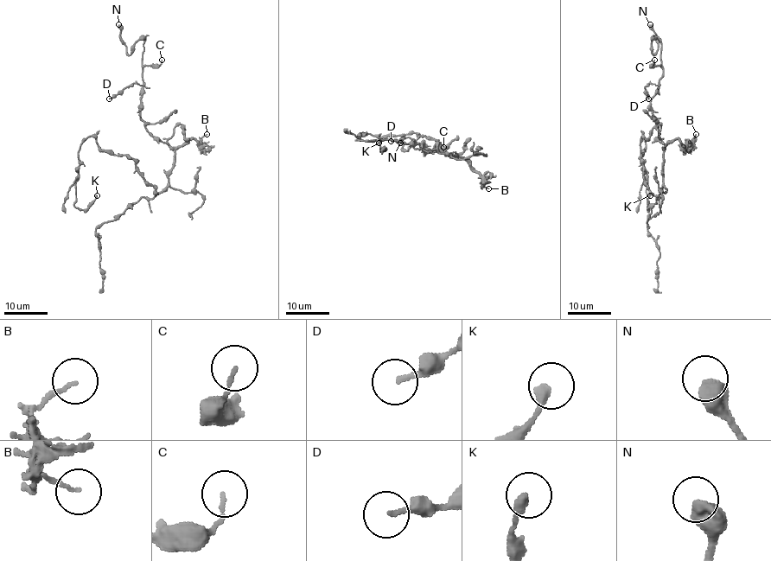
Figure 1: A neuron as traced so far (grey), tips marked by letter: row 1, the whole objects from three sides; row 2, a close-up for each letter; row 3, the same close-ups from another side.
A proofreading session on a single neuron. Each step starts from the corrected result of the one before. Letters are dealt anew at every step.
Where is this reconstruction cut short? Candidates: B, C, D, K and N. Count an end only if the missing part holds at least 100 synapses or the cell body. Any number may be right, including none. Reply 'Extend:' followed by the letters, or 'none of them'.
Extend: none of them

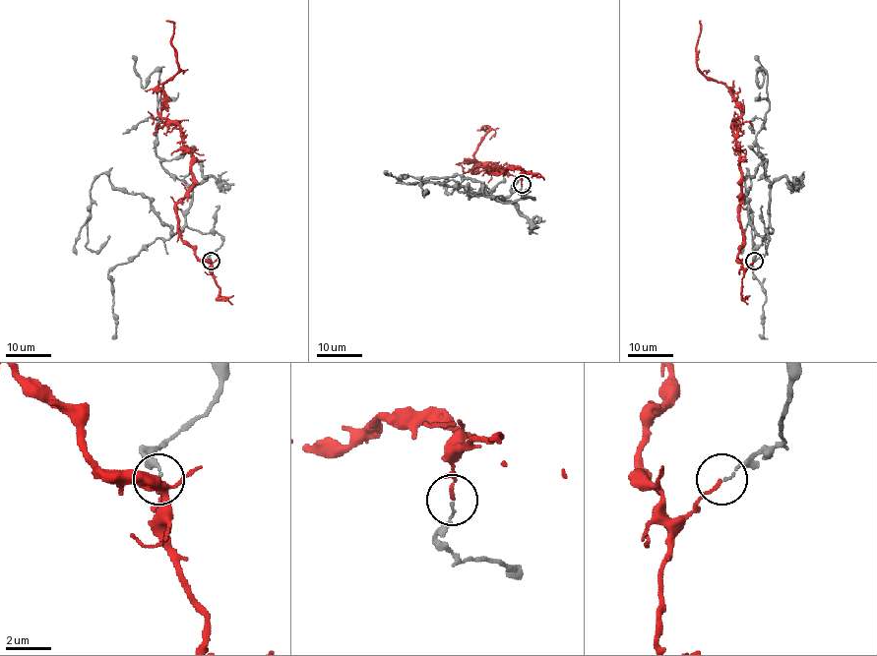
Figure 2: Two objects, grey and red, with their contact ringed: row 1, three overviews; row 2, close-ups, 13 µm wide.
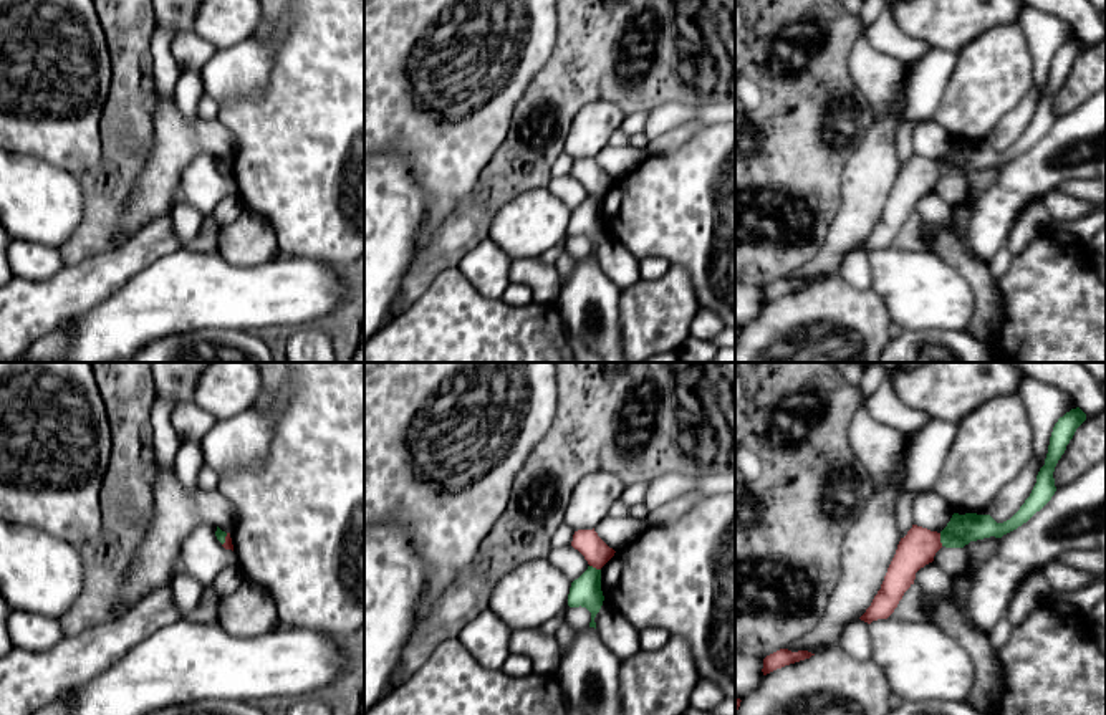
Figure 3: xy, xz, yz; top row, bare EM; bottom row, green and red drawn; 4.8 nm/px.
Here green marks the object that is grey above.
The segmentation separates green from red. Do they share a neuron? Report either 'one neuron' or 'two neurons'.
one neuron

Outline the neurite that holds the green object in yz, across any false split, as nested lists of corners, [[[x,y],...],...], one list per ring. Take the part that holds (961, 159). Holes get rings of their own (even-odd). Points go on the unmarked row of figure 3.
[[[1076,36],[1066,41],[1053,56],[1045,94],[1036,104],[1036,113],[1020,136],[1020,139],[1007,151],[997,152],[990,144],[954,142],[947,156],[937,162],[912,154],[904,167],[901,167],[896,184],[887,197],[881,218],[874,225],[871,235],[859,247],[871,253],[878,248],[887,248],[904,222],[914,214],[916,202],[934,190],[935,182],[945,177],[964,177],[970,170],[983,167],[1002,167],[1027,152],[1040,141],[1055,124],[1053,101],[1073,68],[1076,58],[1086,50],[1086,43]]]

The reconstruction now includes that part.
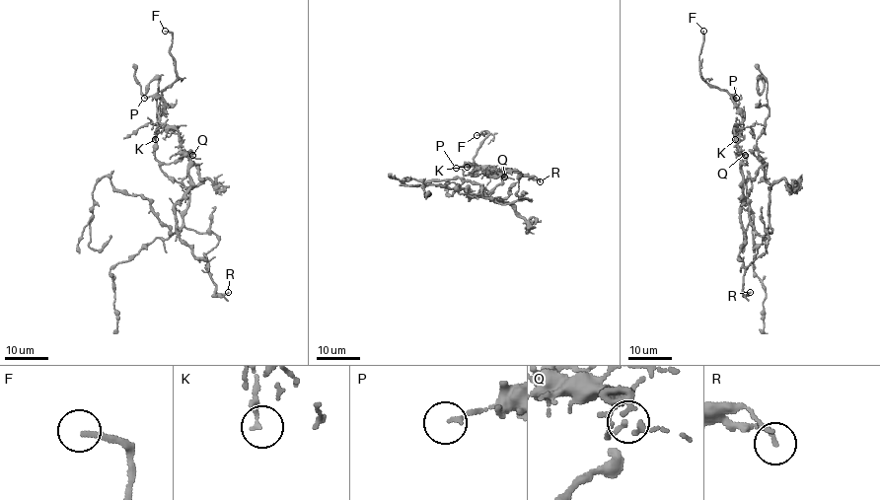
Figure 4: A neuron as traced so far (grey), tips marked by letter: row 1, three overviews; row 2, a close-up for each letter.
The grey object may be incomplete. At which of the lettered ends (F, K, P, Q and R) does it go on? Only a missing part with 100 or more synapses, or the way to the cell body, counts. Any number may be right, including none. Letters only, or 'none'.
F

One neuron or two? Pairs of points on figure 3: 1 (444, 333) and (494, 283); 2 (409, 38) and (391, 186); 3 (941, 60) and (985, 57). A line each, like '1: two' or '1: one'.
1: two
2: two
3: two

